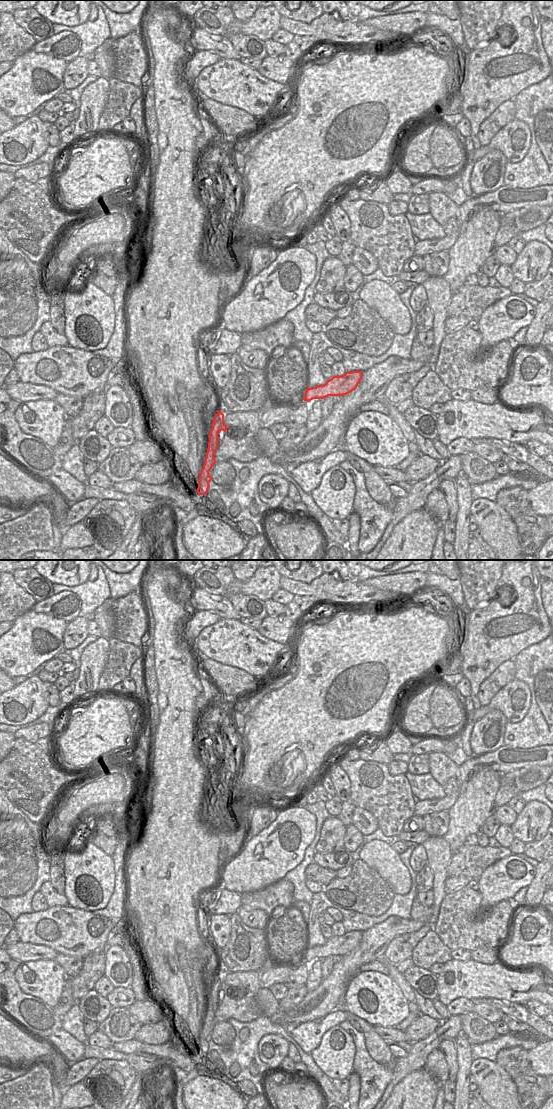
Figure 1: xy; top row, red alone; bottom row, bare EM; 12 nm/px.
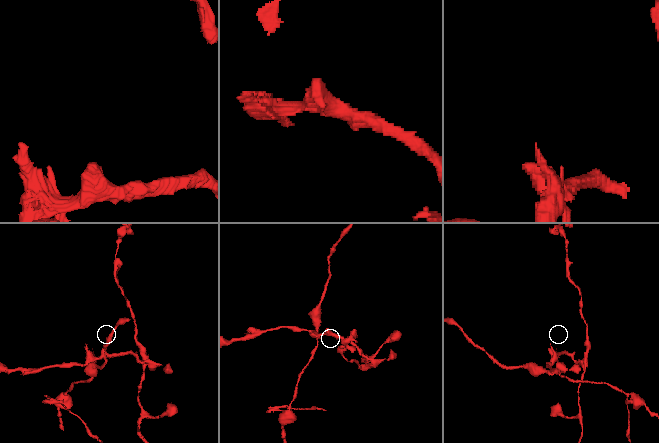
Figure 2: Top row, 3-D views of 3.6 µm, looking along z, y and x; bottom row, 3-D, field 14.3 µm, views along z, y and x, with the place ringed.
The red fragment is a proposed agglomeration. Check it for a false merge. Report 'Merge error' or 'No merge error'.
Merge error

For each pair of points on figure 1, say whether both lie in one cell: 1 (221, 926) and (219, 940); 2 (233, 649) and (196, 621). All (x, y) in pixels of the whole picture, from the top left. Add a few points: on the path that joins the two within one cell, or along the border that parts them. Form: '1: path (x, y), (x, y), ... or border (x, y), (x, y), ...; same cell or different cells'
1: path (219, 929), (219, 937); same cell
2: border (219, 618), (214, 623), (206, 626), (193, 642); different cells

